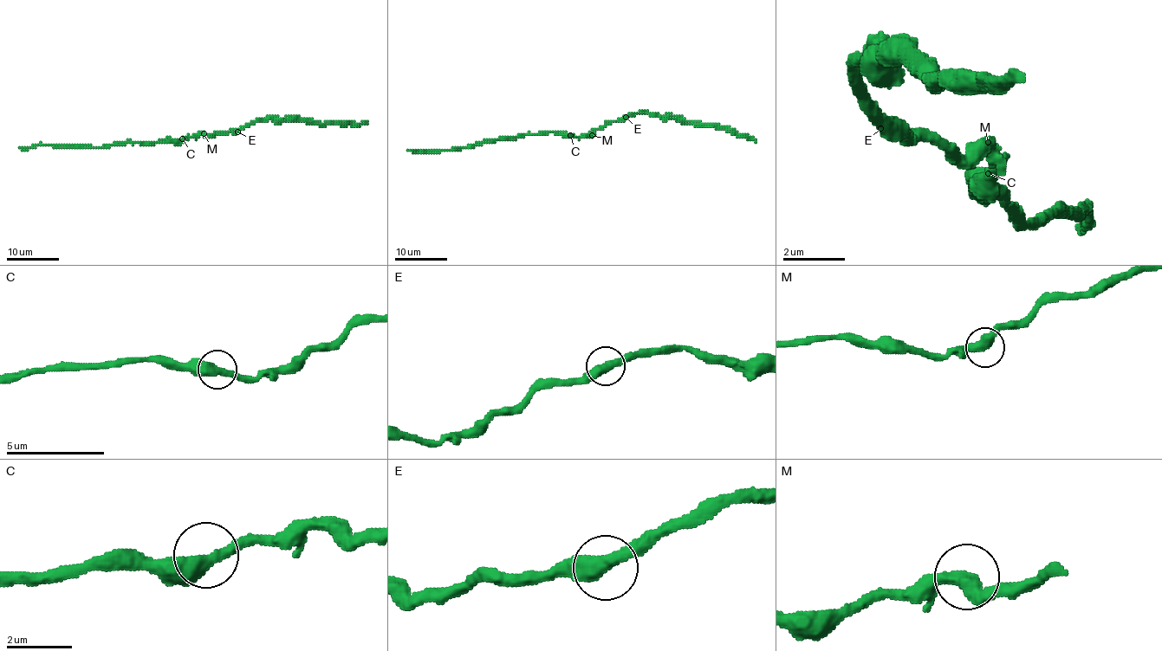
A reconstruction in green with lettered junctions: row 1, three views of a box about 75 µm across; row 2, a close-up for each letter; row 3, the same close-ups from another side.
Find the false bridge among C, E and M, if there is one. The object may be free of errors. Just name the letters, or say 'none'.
none

